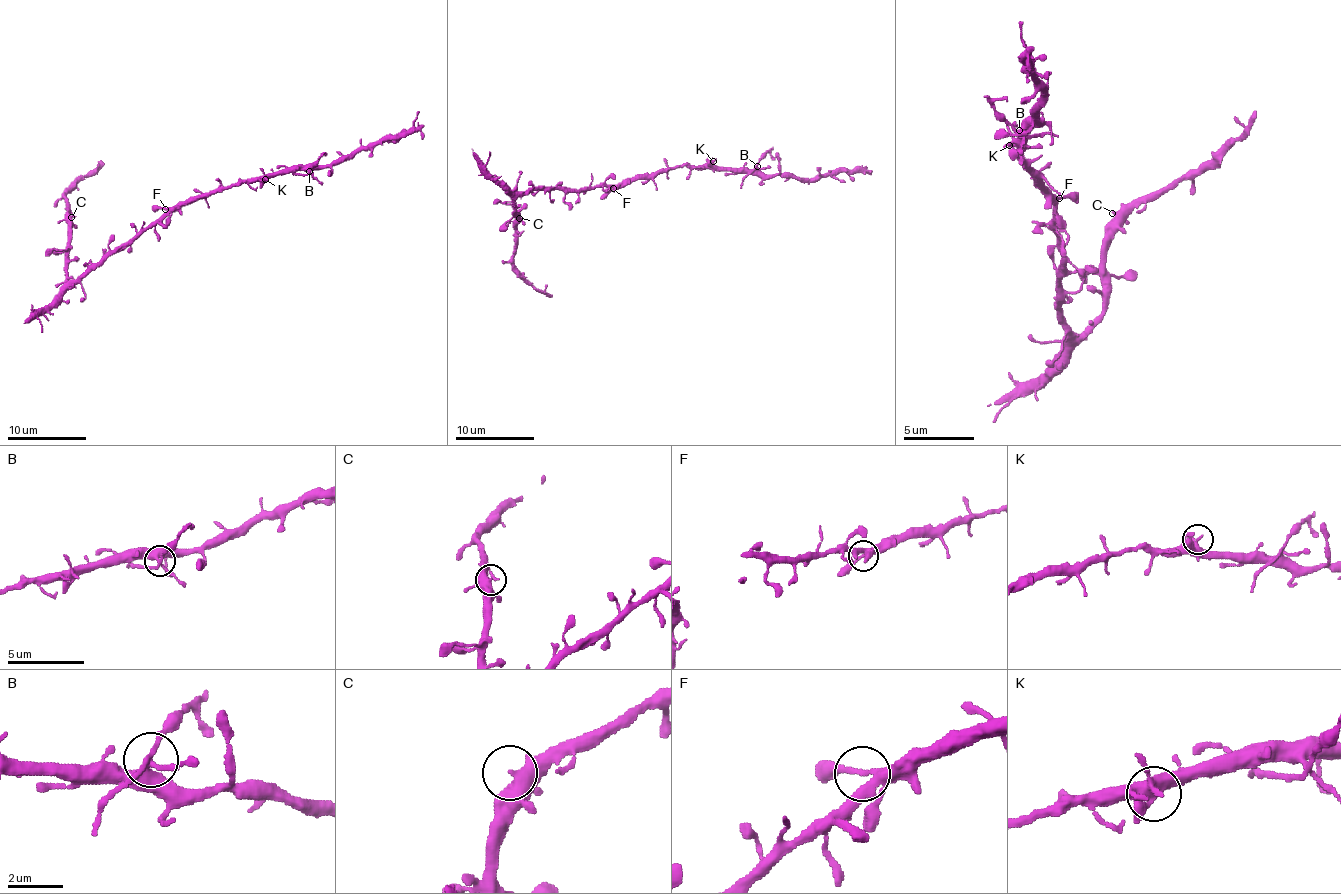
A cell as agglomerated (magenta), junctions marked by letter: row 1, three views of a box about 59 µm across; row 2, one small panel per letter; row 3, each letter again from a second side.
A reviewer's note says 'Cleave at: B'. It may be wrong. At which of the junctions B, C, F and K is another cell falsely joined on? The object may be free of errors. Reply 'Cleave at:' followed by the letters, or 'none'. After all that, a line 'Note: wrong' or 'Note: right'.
Cleave at: B
Note: right

